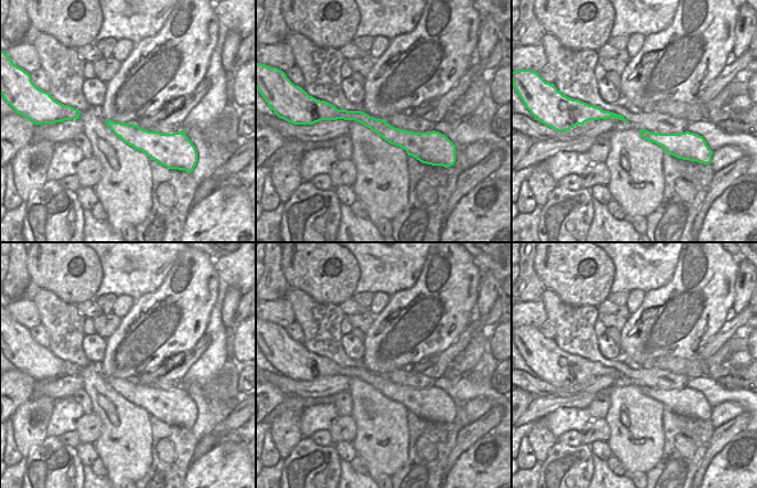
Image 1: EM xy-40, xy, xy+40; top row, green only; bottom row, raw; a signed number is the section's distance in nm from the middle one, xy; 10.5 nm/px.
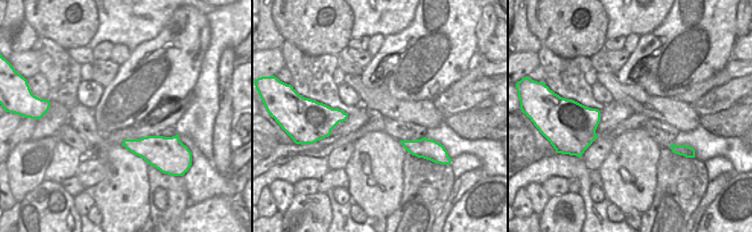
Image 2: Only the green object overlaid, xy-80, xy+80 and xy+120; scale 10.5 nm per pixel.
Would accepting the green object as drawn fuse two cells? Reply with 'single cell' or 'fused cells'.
single cell

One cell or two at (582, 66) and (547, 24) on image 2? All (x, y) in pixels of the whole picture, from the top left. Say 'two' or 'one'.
two

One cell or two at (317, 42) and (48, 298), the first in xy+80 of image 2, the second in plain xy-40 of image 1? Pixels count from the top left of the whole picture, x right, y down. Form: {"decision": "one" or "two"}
{"decision": "two"}

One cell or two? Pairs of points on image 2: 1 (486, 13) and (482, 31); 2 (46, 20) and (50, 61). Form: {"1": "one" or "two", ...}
{"1": "one", "2": "two"}

